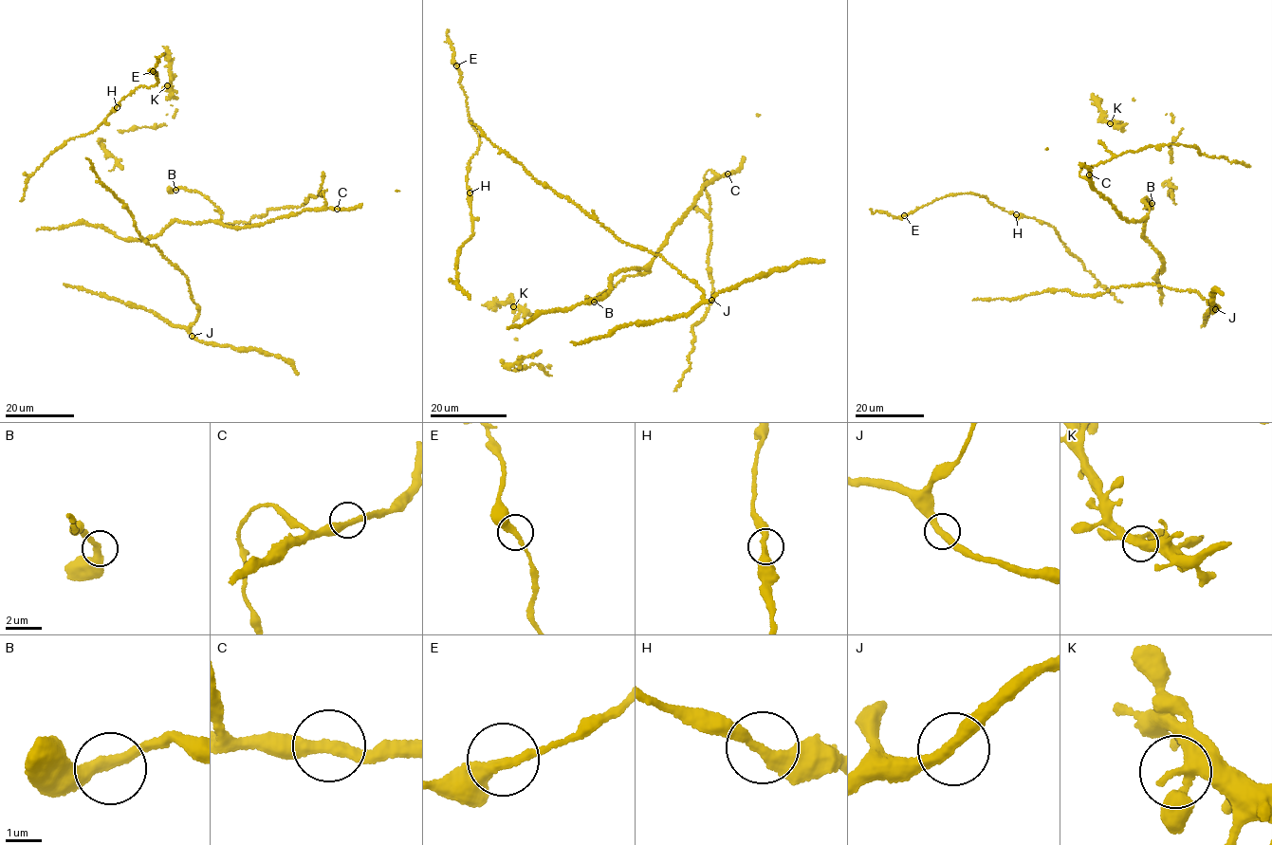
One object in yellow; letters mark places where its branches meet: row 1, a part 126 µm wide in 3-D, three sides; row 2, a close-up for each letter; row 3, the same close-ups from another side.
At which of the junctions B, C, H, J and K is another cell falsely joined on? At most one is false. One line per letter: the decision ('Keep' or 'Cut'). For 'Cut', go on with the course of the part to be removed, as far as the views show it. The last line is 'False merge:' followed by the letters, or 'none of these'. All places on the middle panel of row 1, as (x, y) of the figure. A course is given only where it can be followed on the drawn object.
B: Keep
C: Keep
H: Keep
J: Keep
K: Keep
False merge: none of these

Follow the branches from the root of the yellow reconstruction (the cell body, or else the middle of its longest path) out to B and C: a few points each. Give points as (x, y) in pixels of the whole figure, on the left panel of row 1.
B: (126, 239), (155, 237), (175, 221), (197, 224), (221, 218), (219, 211), (204, 195), (182, 187), (175, 190)
C: (126, 239), (155, 237), (175, 221), (197, 224), (215, 222), (242, 228), (303, 211), (337, 209)

